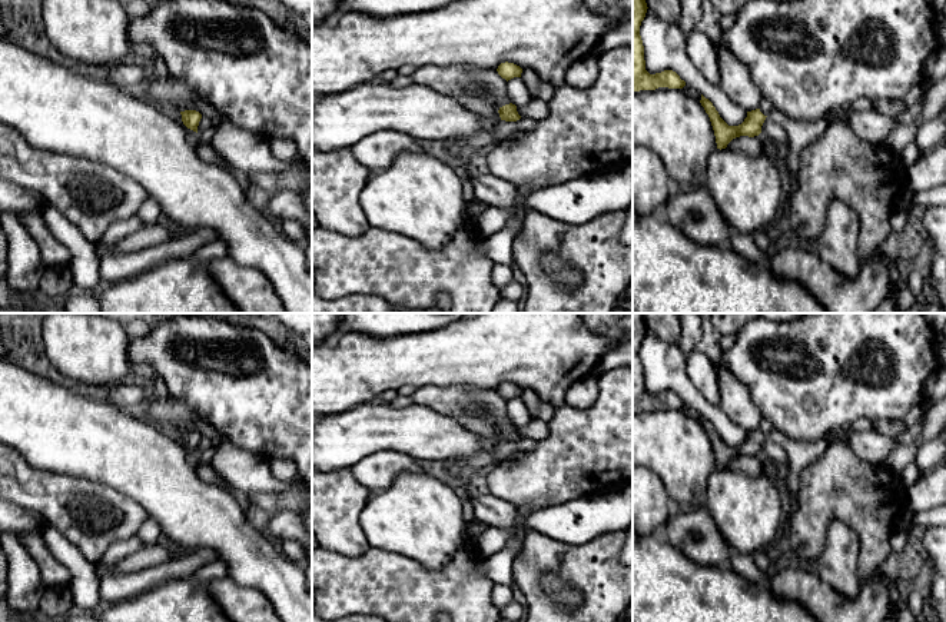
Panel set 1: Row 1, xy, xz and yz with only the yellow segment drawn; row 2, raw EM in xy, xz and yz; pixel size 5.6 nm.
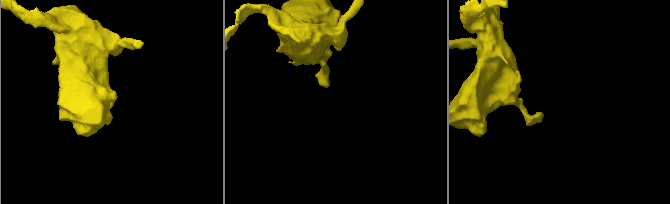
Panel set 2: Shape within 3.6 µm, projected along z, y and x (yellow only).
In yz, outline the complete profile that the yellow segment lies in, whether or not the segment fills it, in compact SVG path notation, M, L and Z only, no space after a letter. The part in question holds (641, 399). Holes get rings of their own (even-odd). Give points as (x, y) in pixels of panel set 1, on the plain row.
M633 313L633 413L640 410L655 410L658 408L683 409L686 402L673 390L650 395L645 390L644 366L640 346L647 333L643 313Z

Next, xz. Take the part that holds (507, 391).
M501 383L497 389L498 395L507 402L514 398L521 398L522 389L514 383Z

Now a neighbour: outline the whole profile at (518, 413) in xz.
M521 398L508 400L507 410L512 425L517 428L524 428L531 420L531 415Z

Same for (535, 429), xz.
M537 418L531 419L524 428L517 428L517 432L521 438L538 442L548 436L548 425Z

